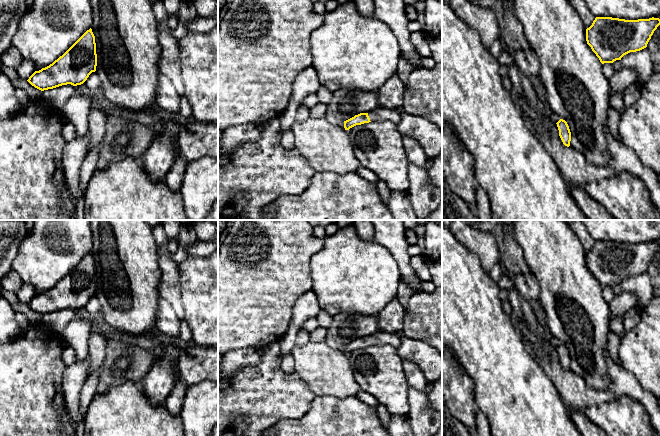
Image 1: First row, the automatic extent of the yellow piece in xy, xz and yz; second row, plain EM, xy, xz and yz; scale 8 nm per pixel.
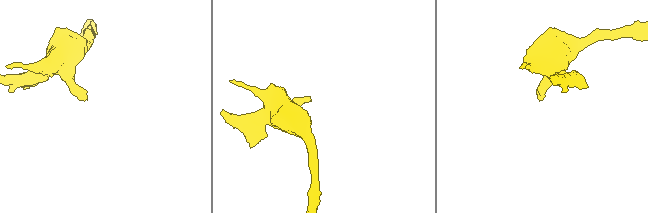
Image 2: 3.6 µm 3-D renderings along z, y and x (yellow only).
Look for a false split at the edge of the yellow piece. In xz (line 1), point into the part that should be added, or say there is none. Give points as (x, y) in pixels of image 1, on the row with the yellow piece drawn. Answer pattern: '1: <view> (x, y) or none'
1: xz (393, 115)

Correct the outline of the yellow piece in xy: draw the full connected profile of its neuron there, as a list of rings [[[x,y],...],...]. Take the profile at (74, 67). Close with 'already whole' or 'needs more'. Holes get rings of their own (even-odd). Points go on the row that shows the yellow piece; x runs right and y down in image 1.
[[[90,28],[62,56],[49,66],[35,71],[27,80],[35,88],[44,91],[62,85],[83,84],[92,72],[96,71],[97,54],[95,36]]]; already whole

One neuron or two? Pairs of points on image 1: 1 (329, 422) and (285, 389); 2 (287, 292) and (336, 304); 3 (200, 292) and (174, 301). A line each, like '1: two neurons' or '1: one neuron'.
1: two neurons
2: two neurons
3: two neurons

